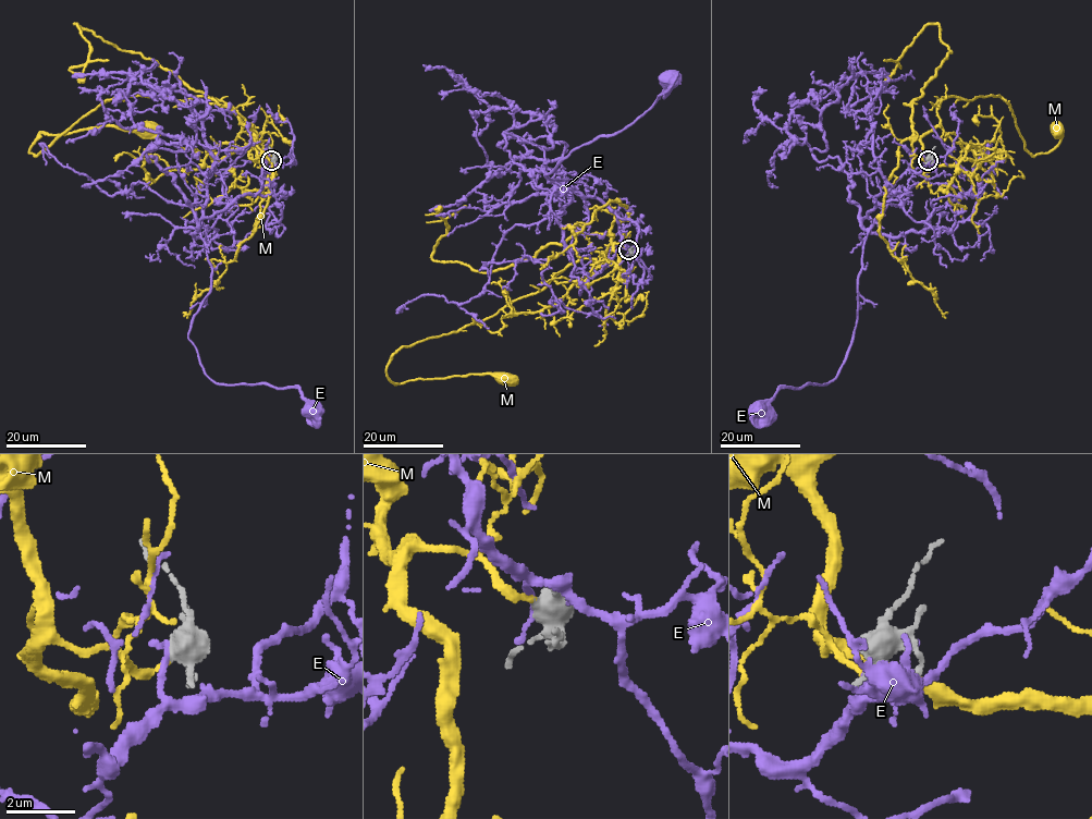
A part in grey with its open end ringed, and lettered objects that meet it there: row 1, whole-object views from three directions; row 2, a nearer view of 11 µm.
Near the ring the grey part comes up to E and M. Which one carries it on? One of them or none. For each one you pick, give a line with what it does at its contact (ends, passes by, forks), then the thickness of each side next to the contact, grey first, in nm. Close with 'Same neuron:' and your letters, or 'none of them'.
M: it ends; calibres 400 and 200 nm
Same neuron: M

